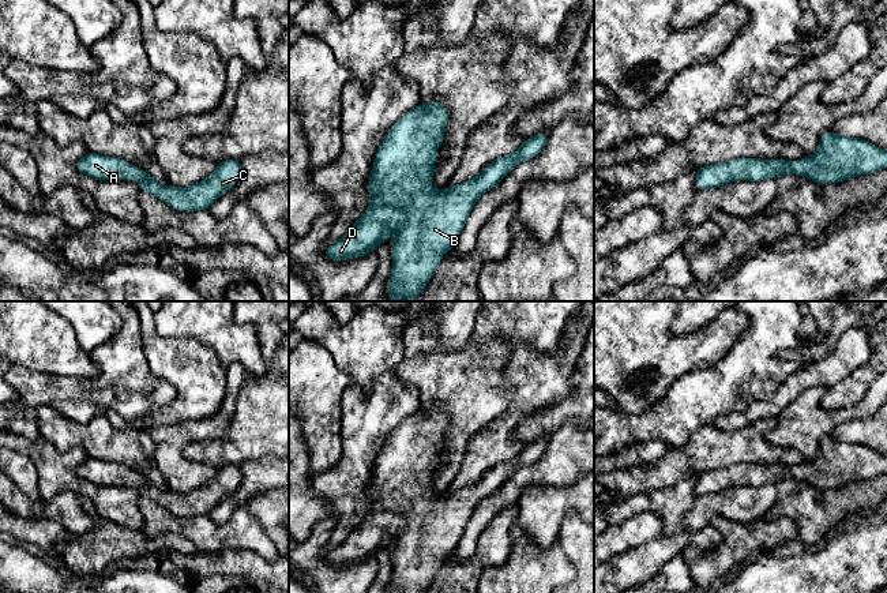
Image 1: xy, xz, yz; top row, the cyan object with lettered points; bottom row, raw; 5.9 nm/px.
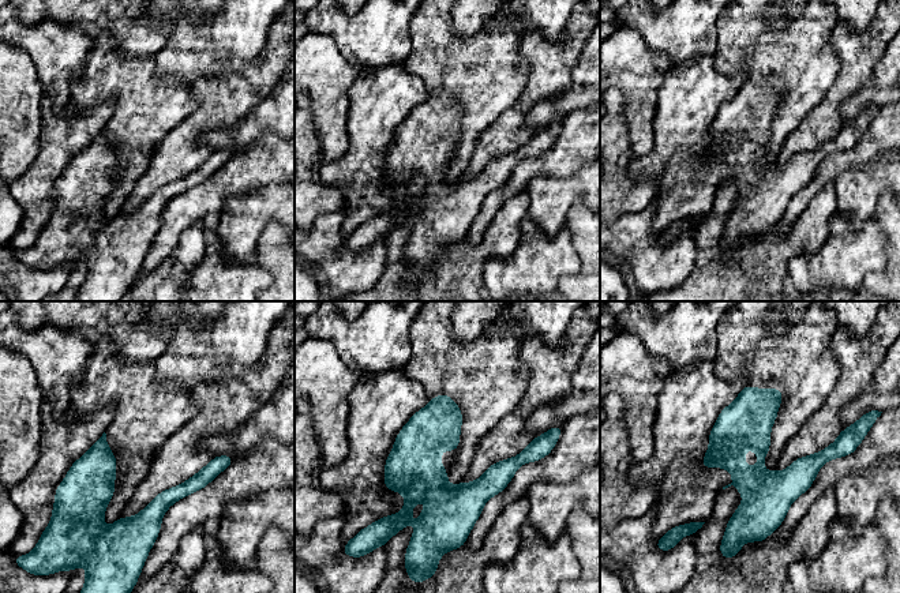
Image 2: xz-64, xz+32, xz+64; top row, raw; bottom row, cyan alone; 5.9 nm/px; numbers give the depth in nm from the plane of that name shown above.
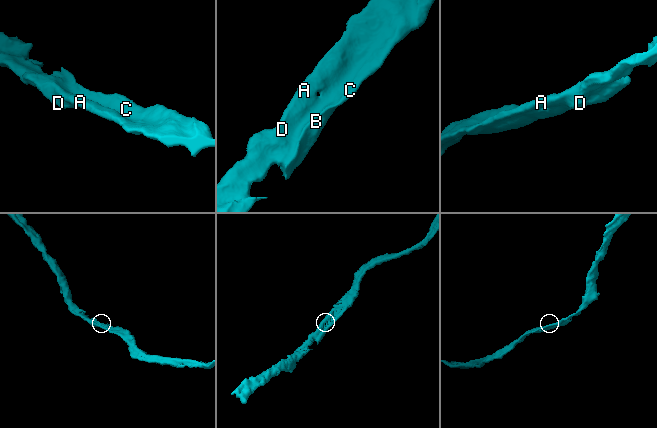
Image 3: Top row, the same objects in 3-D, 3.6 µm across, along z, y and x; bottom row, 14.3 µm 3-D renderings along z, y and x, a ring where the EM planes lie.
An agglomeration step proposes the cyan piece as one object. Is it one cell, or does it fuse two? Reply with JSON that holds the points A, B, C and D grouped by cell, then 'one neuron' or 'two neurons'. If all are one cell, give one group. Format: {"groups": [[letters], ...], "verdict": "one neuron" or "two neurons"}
{"groups": [["A", "B", "C", "D"]], "verdict": "one neuron"}

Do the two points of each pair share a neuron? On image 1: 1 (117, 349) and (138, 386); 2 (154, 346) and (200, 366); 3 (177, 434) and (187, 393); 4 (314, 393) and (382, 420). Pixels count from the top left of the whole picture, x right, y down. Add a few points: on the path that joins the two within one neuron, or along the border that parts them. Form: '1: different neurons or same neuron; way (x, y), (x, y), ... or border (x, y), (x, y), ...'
1: same neuron; way (121, 359), (124, 372), (128, 376)
2: same neuron; way (165, 356), (190, 366)
3: different neurons; border (211, 415), (151, 427)
4: different neurons; border (350, 385), (342, 396), (339, 435)

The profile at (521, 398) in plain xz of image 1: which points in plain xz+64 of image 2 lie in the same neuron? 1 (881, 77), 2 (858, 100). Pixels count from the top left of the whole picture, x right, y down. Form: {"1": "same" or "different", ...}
{"1": "different", "2": "different"}

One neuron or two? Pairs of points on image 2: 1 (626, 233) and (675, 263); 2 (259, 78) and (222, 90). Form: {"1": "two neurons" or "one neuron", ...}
{"1": "one neuron", "2": "one neuron"}

